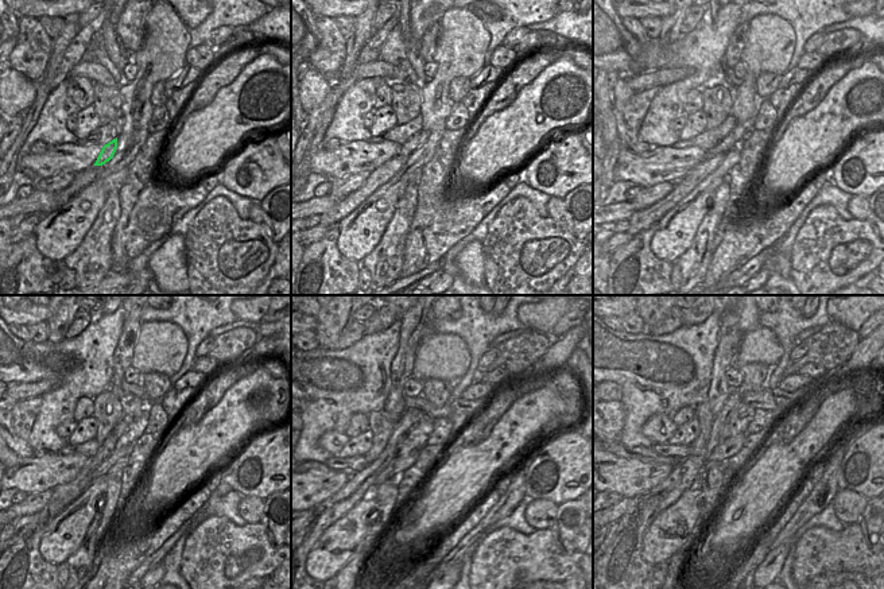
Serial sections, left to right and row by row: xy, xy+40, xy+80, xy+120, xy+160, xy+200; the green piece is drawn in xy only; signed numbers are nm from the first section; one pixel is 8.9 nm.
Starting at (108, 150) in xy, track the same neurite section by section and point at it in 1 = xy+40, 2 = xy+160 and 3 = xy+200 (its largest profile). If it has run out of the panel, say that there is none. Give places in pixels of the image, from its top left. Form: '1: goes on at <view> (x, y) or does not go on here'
1: goes on at xy+40 (411, 146)
2: goes on at xy+160 (435, 423)
3: goes on at xy+200 (737, 423)

